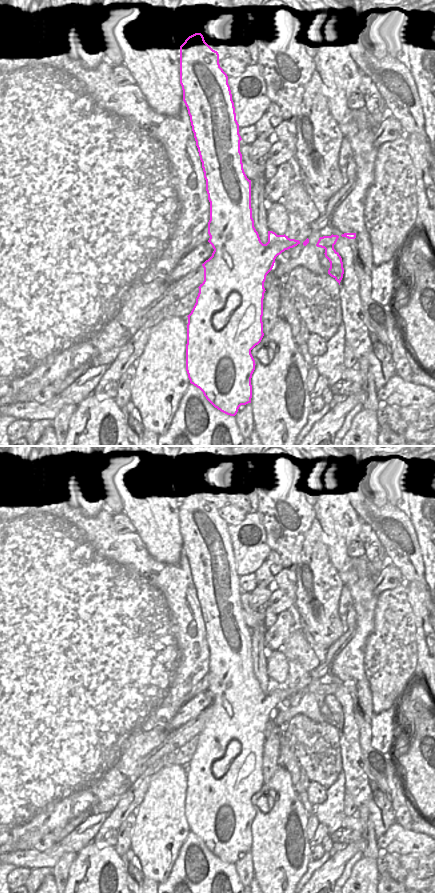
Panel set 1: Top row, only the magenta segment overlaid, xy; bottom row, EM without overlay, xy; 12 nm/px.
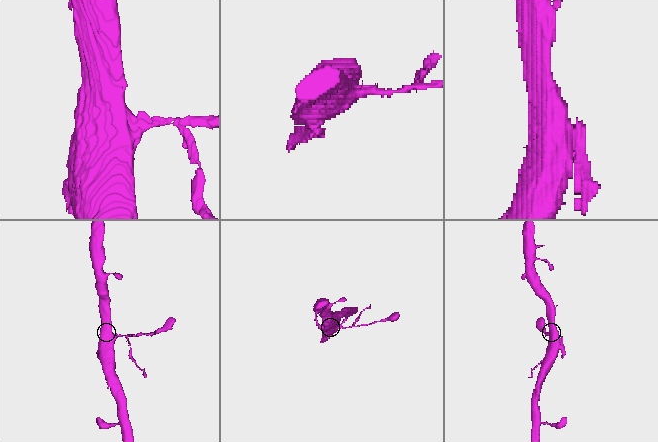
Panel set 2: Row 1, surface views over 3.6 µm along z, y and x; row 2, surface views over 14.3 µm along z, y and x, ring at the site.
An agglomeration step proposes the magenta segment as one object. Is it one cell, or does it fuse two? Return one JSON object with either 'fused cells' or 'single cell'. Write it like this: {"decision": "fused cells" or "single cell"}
{"decision": "fused cells"}

